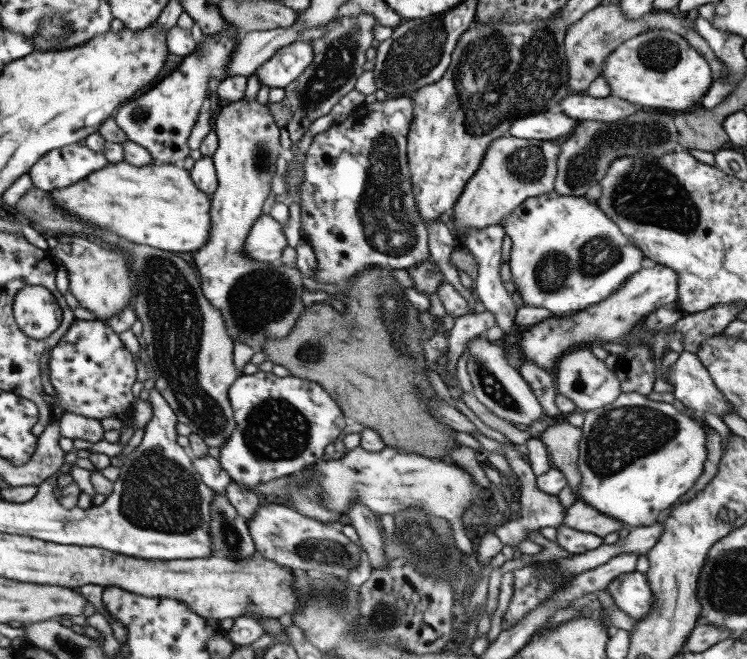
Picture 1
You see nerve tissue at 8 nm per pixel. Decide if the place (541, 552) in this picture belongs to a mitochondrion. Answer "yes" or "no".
no

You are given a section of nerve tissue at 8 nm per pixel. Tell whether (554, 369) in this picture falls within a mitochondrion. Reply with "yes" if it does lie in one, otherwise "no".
no

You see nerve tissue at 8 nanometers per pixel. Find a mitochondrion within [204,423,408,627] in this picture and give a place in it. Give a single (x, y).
(323, 552)

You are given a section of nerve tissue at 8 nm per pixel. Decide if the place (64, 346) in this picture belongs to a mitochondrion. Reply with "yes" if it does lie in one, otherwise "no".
no

